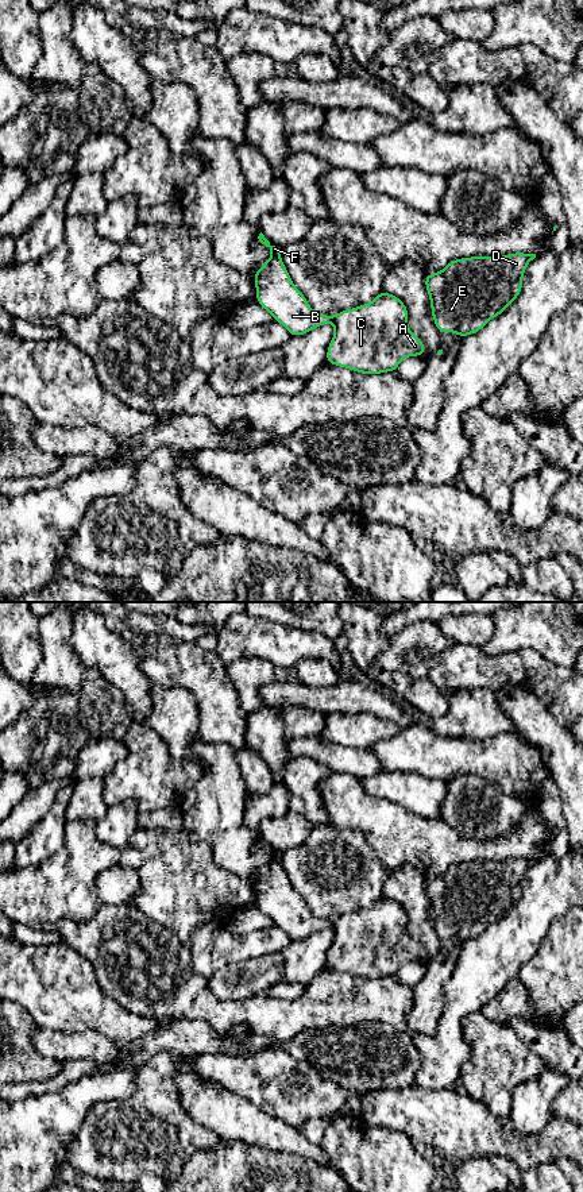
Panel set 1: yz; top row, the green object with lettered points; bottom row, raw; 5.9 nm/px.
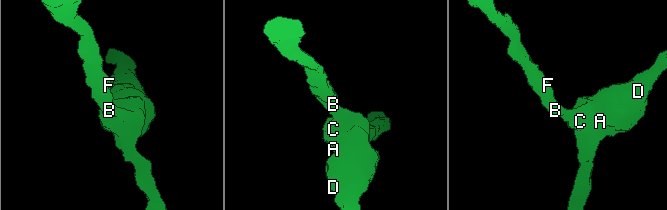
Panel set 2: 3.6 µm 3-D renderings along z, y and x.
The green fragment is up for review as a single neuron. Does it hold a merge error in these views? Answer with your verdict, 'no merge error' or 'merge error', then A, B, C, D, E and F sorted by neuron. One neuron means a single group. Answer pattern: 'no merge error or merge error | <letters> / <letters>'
no merge error | A B C D E F

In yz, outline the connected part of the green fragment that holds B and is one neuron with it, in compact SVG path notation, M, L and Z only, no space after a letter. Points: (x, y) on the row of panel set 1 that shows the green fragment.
M262 232L258 239L273 256L254 275L256 301L292 336L332 323L335 336L328 346L328 363L362 374L381 374L395 373L406 356L424 355L424 343L409 329L408 309L399 298L383 290L370 304L335 316L316 313L292 282L281 261L281 248L271 244Z

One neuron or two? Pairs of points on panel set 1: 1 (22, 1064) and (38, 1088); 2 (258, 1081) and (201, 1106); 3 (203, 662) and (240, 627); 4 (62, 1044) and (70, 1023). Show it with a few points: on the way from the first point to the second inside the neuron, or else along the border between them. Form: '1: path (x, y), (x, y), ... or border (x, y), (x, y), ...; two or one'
1: border (60, 1064), (60, 1068), (50, 1077), (14, 1083); two
2: border (220, 1086), (236, 1092), (261, 1110); two
3: border (215, 649), (226, 663); two
4: border (39, 1026), (60, 1033), (99, 1033); two

